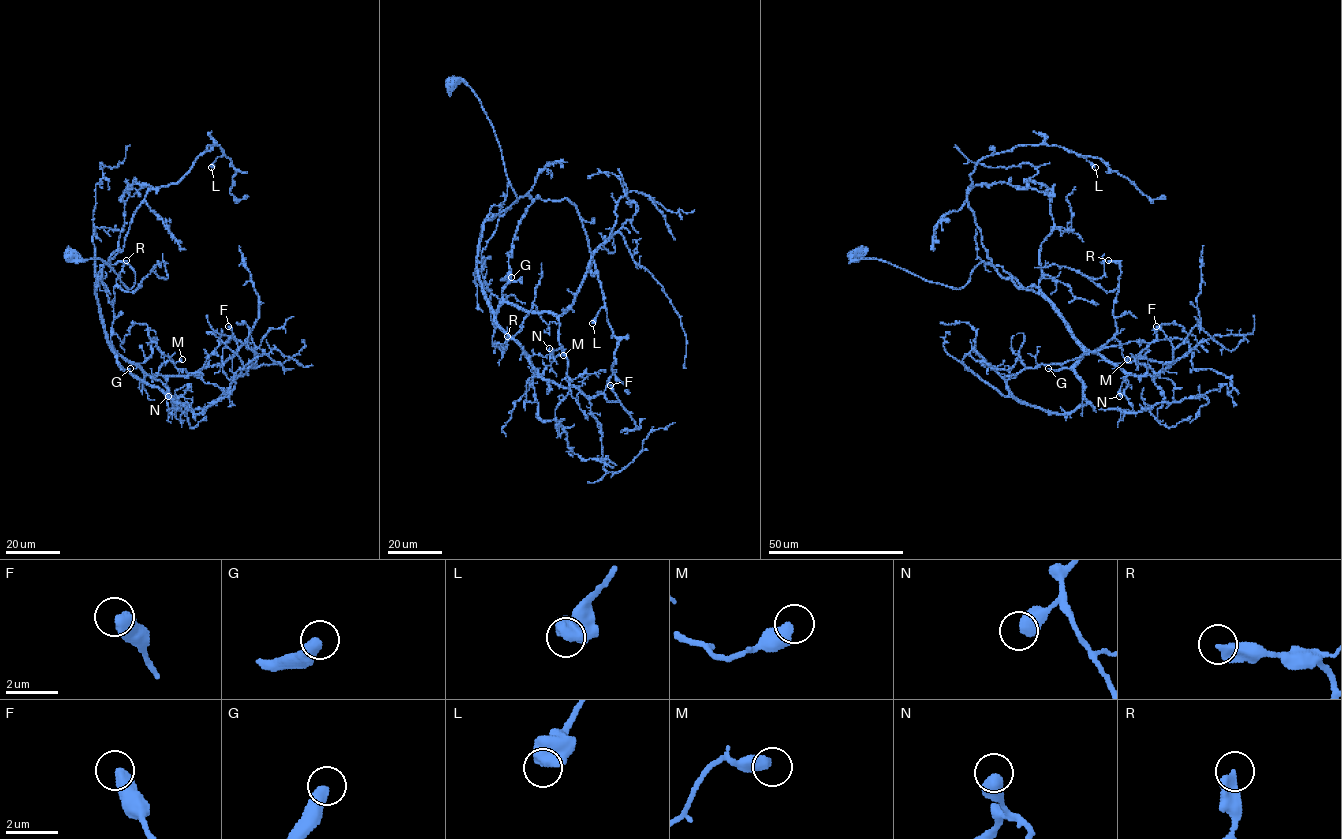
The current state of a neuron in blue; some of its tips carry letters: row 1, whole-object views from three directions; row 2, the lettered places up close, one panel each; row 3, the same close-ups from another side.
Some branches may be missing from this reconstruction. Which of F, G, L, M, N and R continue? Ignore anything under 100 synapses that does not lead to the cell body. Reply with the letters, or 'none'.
G

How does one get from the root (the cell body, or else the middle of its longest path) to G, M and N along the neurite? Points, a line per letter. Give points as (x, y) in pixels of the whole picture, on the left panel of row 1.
G: (71, 257), (101, 259), (129, 289), (134, 270), (101, 266), (95, 289), (106, 339), (120, 368), (130, 368)
M: (71, 257), (101, 259), (129, 289), (135, 273), (117, 261), (97, 275), (114, 351), (150, 375), (182, 359)
N: (71, 257), (101, 259), (129, 289), (134, 270), (101, 266), (99, 315), (109, 346), (168, 396)

